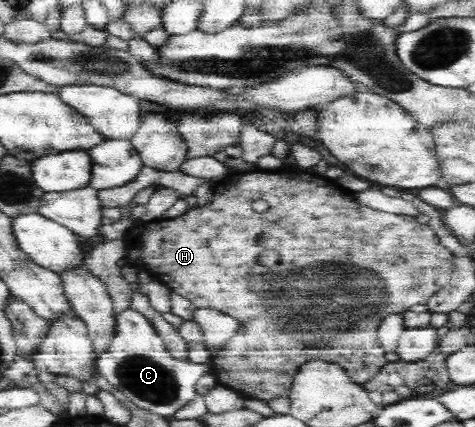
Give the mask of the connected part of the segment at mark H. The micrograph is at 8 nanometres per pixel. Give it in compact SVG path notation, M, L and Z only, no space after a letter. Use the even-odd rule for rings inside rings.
M248 173L248 175L240 177L240 181L236 181L236 183L234 183L234 179L230 183L230 177L234 176L227 175L226 177L228 177L226 181L220 182L224 185L224 189L216 191L216 195L214 195L210 205L206 205L206 207L198 205L198 209L192 209L192 211L187 211L185 214L175 218L154 219L149 222L142 220L133 224L133 227L127 231L123 238L127 245L125 255L127 262L147 271L150 275L154 275L160 283L170 286L174 293L189 299L197 309L219 310L221 313L230 315L240 321L242 324L240 331L235 333L234 337L223 348L217 350L217 354L212 358L210 364L214 367L215 377L218 377L220 384L222 386L228 385L228 388L242 393L243 397L260 399L260 401L266 401L267 403L276 398L289 397L289 391L293 386L294 378L299 374L300 368L314 360L340 366L344 374L348 375L348 378L354 383L361 385L368 383L388 363L388 359L386 359L388 350L382 346L381 339L379 338L379 327L383 319L391 313L404 313L414 305L427 304L431 296L439 296L446 292L449 283L452 281L454 253L448 251L438 241L438 237L436 237L436 233L432 233L430 225L422 225L422 223L418 223L410 215L394 215L394 213L374 211L374 209L362 205L360 201L356 201L354 197L350 197L346 193L338 193L332 185L316 187L316 185L310 185L310 183L302 181L302 179L284 177L282 173ZM258 199L266 201L270 205L270 209L264 211L264 213L256 213L252 209L252 203L258 201ZM266 249L278 249L282 253L282 263L278 263L276 267L270 267L270 269L264 271L264 267L256 265L256 257L258 257L260 251L266 251ZM301 279L307 283L300 283L300 287L308 287L308 295L304 295L304 299L306 299L304 315L300 315L300 287L290 287L288 285L288 283L300 281ZM254 287L276 287L276 289L270 291L270 297L262 297L262 291L258 291L258 293L252 291Z

